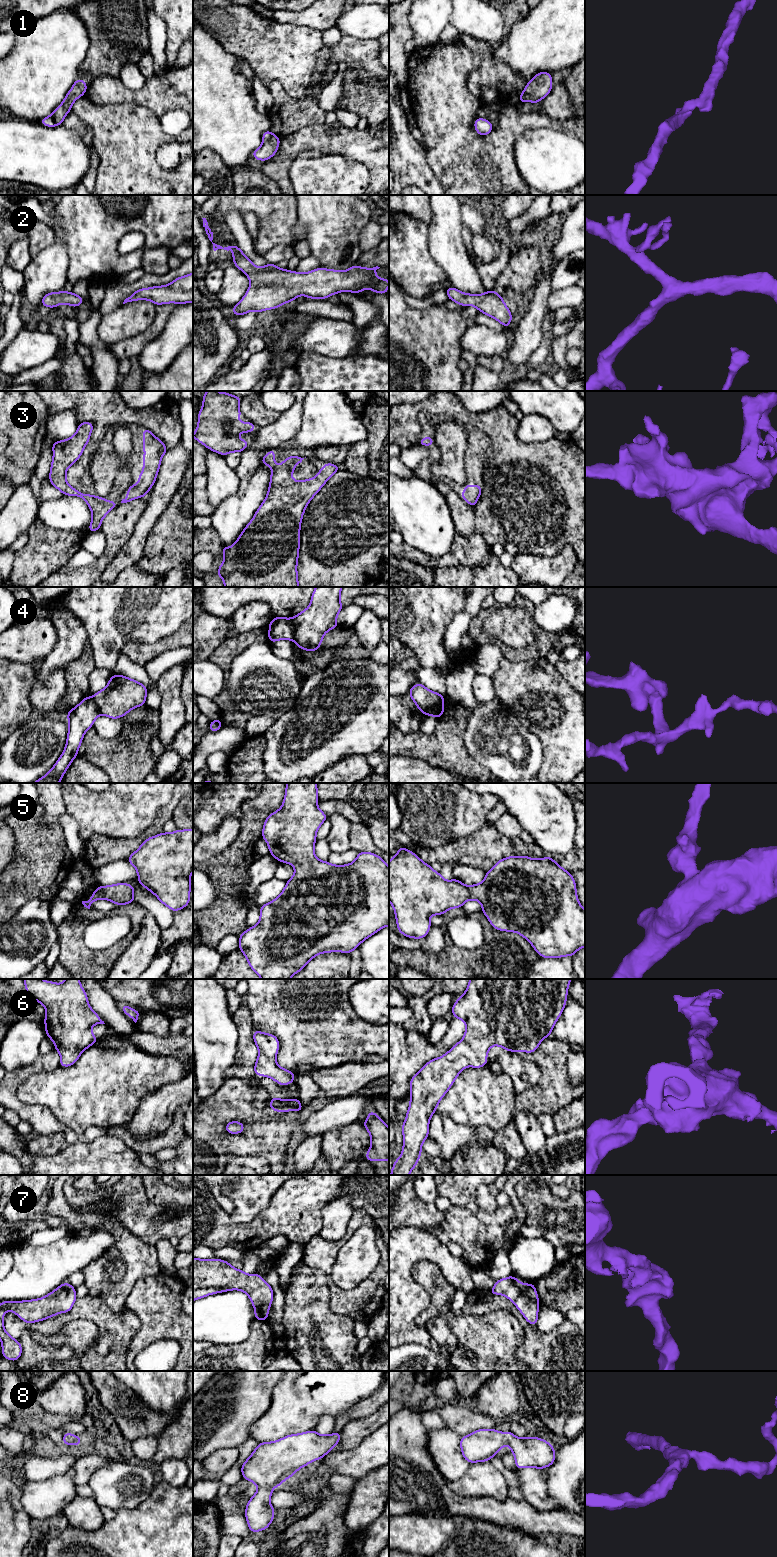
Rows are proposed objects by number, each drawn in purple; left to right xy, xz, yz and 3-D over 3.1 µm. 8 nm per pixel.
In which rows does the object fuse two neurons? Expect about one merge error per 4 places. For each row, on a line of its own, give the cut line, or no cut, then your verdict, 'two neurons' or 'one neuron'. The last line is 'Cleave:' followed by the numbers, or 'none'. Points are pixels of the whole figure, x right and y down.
1: no cut; one neuron
2: no cut; one neuron
3: no cut; one neuron
4: cut in xz along (289, 619), (293, 628), (293, 639); two neurons
5: no cut; one neuron
6: no cut; one neuron
7: no cut; one neuron
8: no cut; one neuron
Cleave: 4

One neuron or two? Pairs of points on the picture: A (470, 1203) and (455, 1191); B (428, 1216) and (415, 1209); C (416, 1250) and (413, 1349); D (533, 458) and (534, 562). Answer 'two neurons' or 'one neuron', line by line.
A: one neuron
B: one neuron
C: two neurons
D: two neurons

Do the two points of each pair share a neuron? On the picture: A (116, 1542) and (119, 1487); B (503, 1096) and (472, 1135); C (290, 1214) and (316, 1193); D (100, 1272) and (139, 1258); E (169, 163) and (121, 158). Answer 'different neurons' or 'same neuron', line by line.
A: different neurons
B: different neurons
C: same neuron
D: same neuron
E: different neurons

